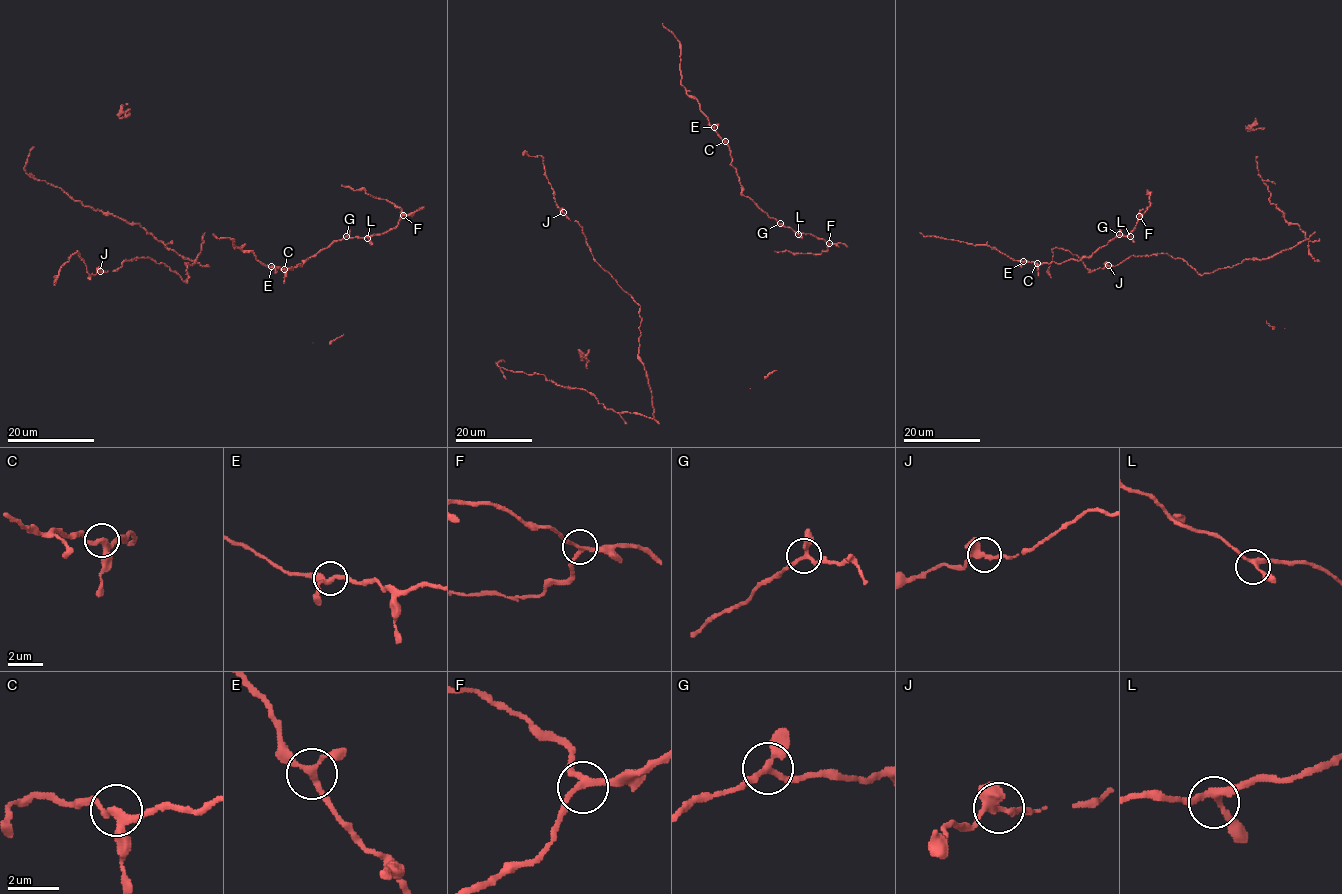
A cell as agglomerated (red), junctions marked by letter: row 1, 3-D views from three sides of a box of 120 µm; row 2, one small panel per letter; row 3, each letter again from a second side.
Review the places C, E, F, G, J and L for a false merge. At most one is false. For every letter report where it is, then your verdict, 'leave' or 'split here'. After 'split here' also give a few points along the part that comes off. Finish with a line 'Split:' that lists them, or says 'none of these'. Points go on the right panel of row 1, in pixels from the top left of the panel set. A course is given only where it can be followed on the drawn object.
C: place (1037, 263); leave
E: place (1023, 261); leave
F: place (1139, 216); leave
G: place (1119, 234); leave
J: place (1108, 265); leave
L: place (1130, 236); leave
Split: none of these

